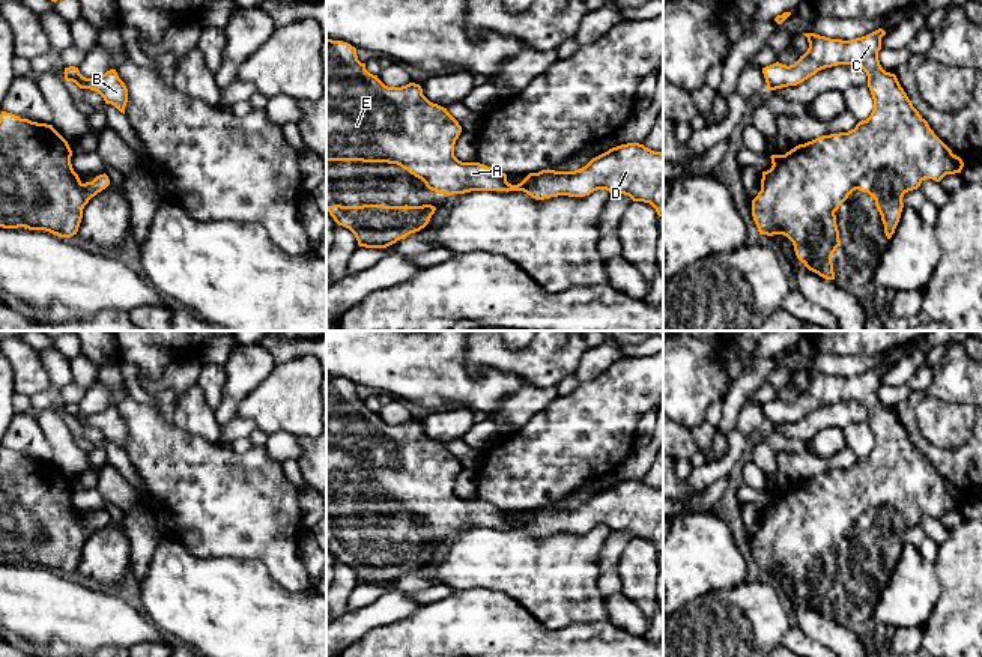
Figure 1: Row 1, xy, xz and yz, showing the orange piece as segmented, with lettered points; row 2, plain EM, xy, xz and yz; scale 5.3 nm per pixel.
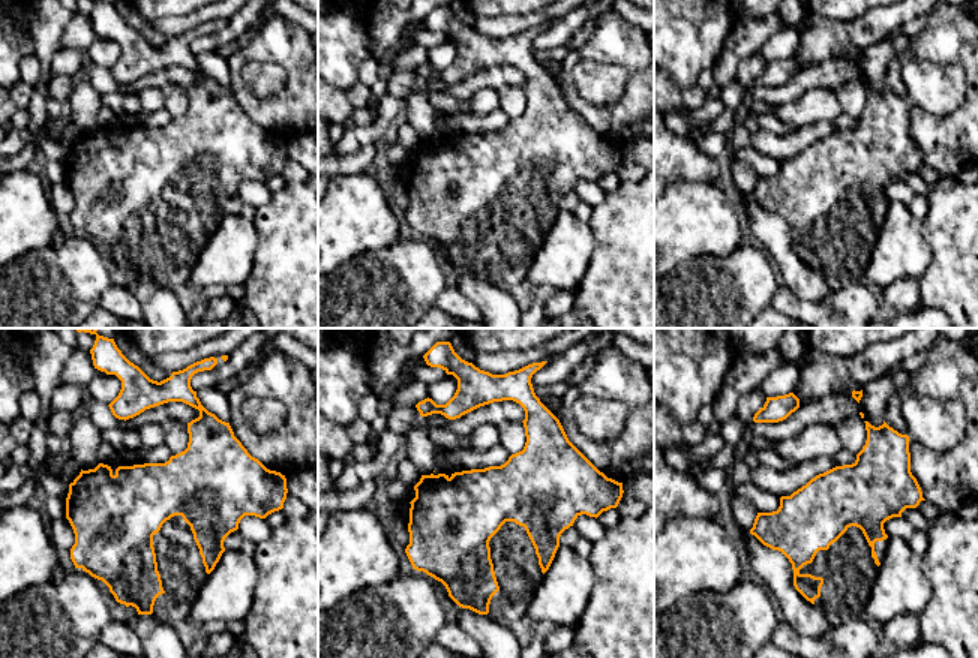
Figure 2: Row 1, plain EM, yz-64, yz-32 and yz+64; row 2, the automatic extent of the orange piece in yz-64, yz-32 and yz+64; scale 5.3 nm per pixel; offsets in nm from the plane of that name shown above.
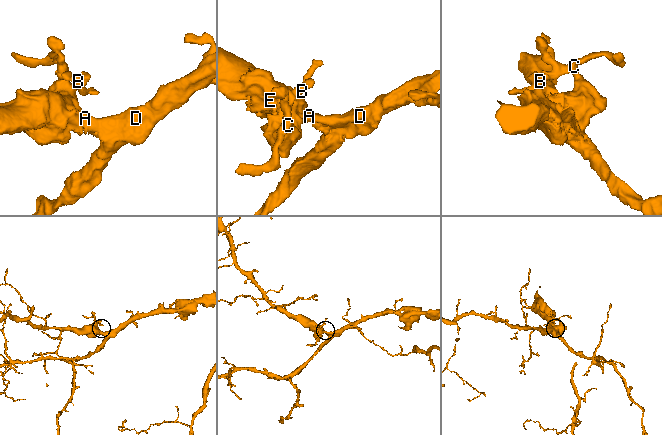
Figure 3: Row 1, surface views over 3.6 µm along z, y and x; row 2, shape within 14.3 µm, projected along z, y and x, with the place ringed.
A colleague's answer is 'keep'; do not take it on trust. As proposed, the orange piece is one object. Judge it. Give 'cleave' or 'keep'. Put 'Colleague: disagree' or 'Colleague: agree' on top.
Colleague: agree
keep

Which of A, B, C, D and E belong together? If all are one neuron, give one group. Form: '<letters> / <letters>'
A B C D E

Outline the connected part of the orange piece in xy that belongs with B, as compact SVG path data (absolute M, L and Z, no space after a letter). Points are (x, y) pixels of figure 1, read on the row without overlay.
M65 404L65 416L75 419L80 425L90 425L98 428L105 441L114 442L120 450L125 451L128 439L128 425L119 415L116 406L110 406L99 413L86 415L80 410L78 404Z

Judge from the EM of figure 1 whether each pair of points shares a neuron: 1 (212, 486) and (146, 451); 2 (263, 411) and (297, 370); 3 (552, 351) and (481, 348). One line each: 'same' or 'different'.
1: same
2: same
3: same

